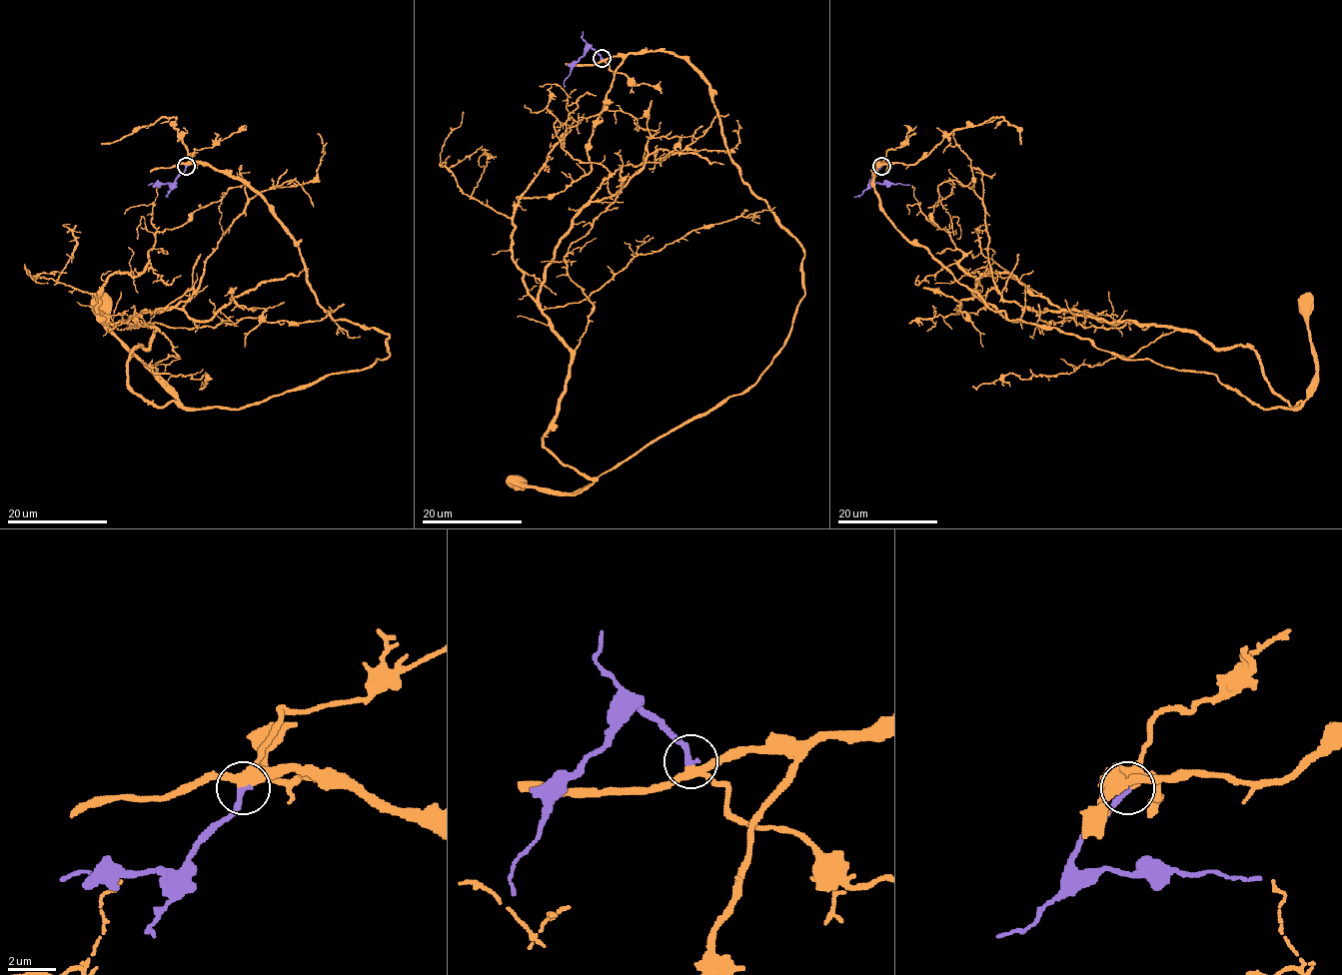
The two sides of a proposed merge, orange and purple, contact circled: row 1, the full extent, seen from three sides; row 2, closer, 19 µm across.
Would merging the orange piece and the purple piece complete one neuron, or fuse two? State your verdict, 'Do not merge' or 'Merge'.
Merge

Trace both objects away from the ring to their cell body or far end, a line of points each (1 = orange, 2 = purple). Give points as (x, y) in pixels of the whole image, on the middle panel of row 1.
1: (601, 59), (670, 51), (705, 79), (731, 161), (802, 250), (804, 296), (752, 385), (574, 492), (515, 481)
2: (601, 58), (589, 48), (573, 66), (564, 82), (565, 87)

